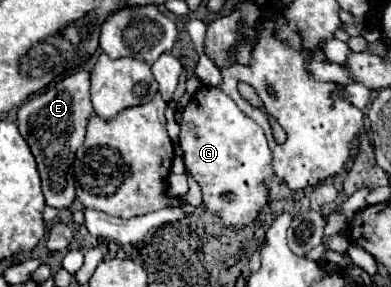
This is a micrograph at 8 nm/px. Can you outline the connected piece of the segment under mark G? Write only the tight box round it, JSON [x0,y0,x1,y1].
[179,85,275,229]

